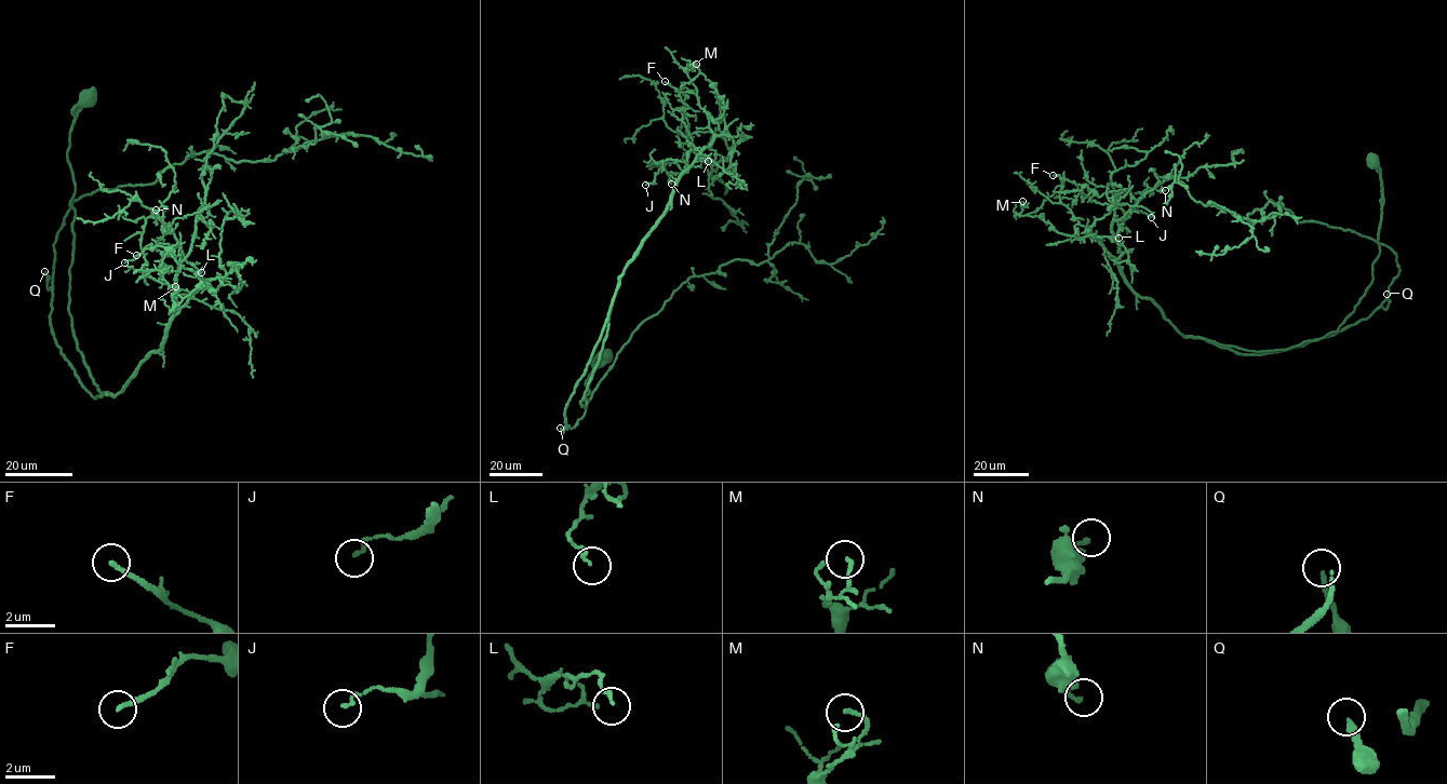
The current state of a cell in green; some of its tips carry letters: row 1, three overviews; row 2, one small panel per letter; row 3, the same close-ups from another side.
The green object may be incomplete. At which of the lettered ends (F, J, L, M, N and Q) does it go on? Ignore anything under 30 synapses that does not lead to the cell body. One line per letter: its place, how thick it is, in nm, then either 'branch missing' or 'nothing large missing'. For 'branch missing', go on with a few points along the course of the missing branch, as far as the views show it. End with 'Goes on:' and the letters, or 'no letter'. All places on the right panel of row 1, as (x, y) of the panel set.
F: place (1053, 175); calibre 170 nm; nothing large missing
J: place (1151, 217); calibre 130 nm; nothing large missing
L: place (1119, 238); calibre 140 nm; nothing large missing
M: place (1022, 201); calibre 140 nm; nothing large missing
N: place (1165, 190); calibre 170 nm; nothing large missing
Q: place (1387, 294); calibre 200 nm; branch missing
Goes on: Q

